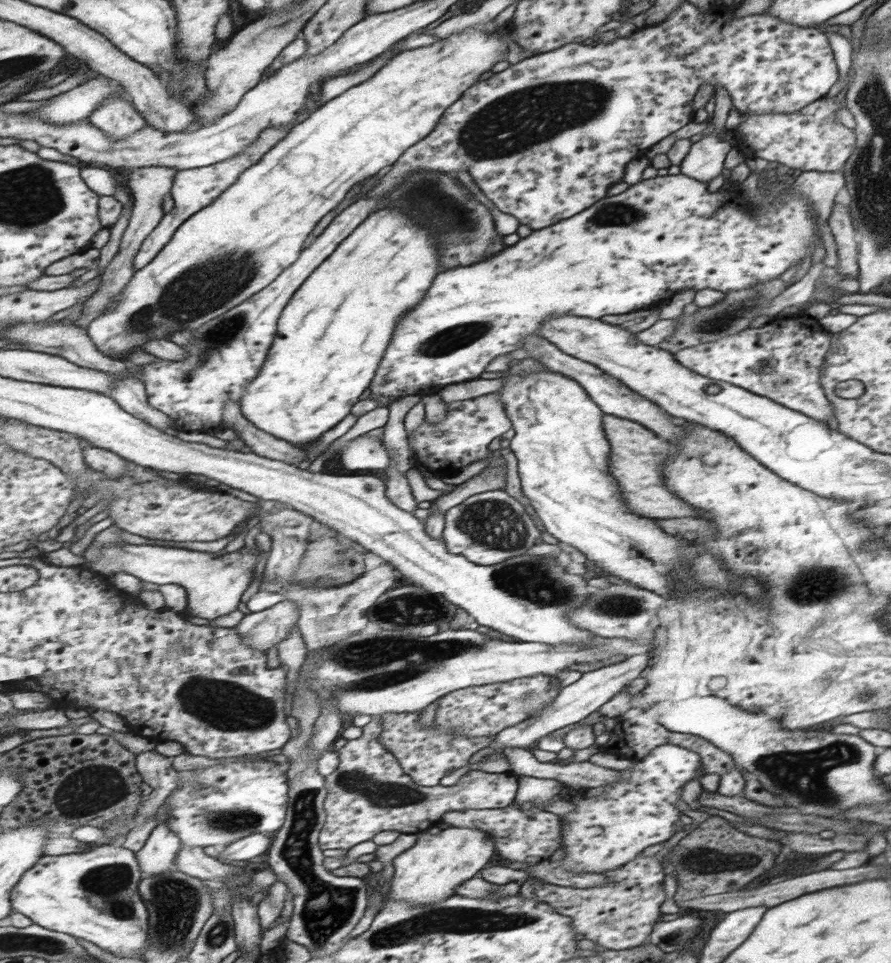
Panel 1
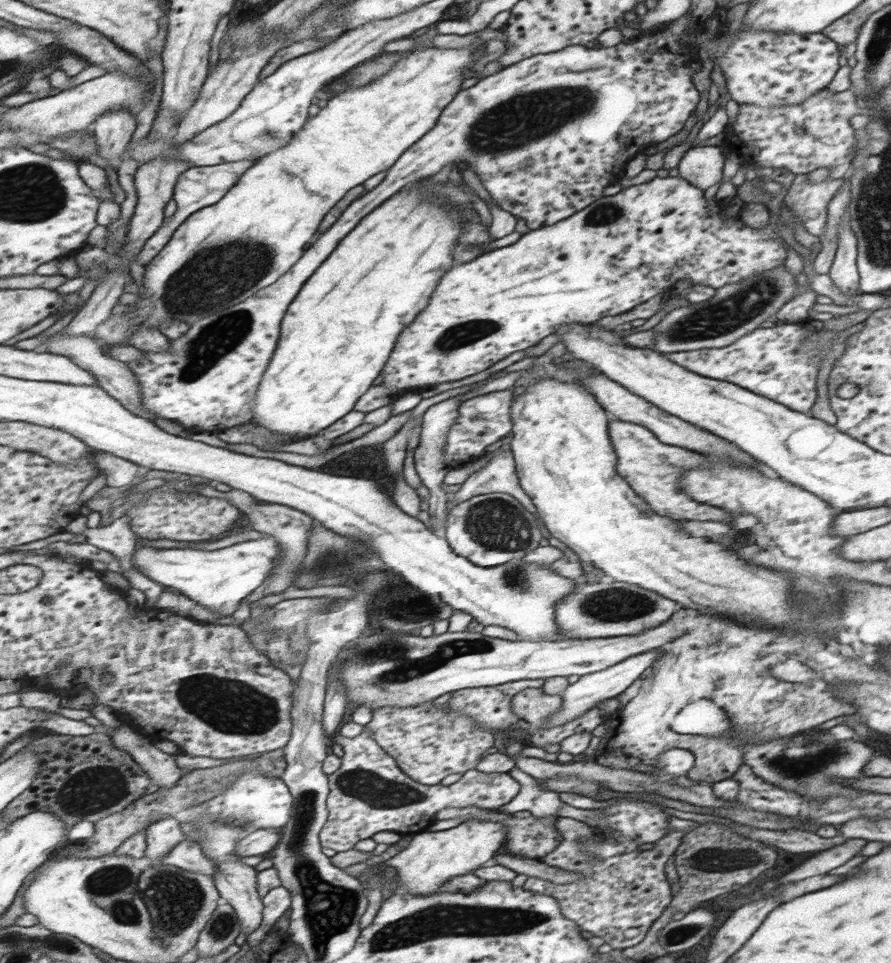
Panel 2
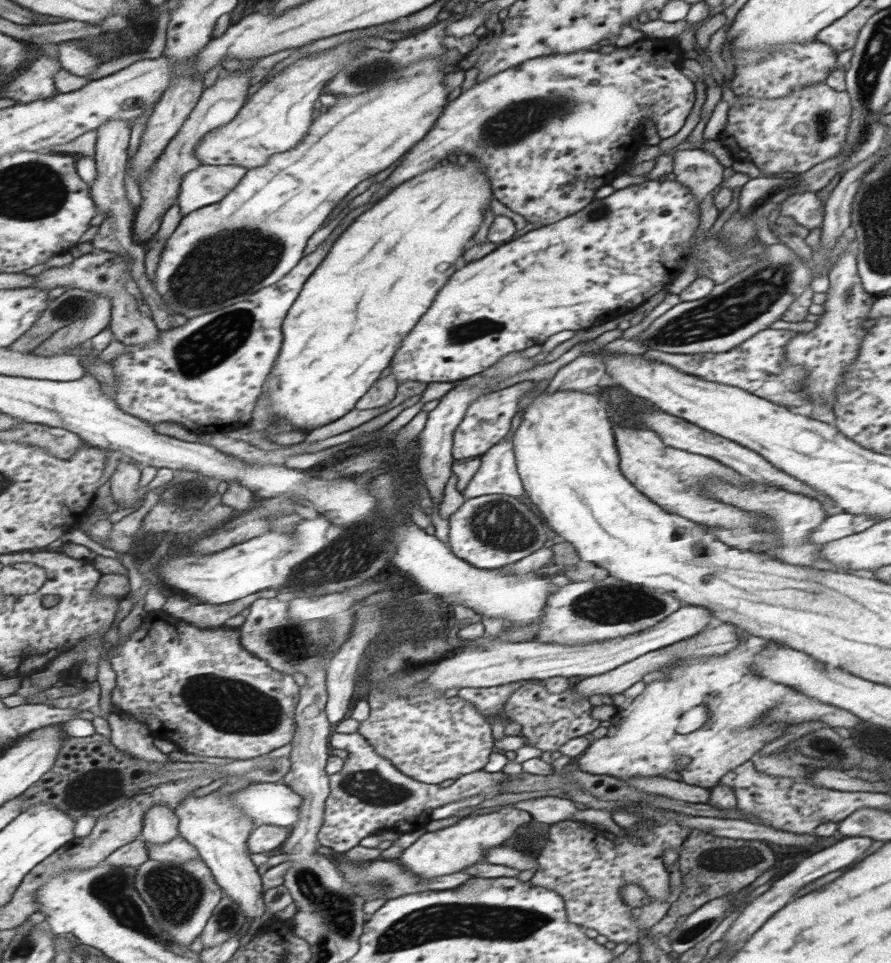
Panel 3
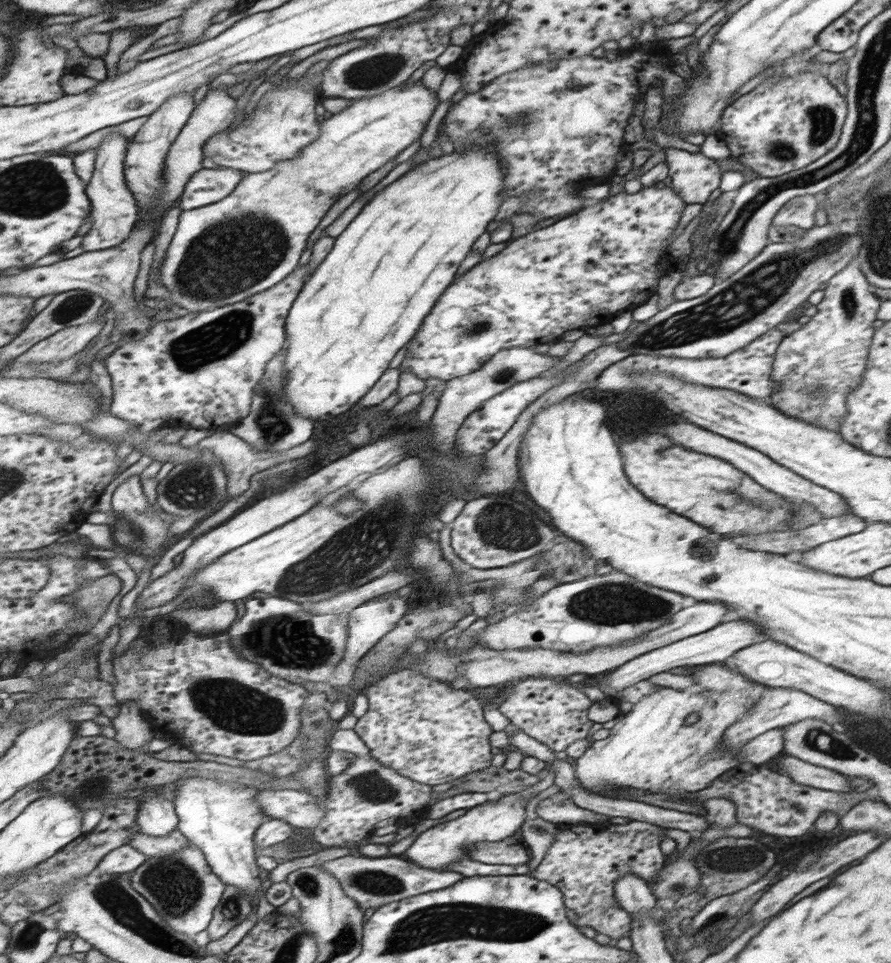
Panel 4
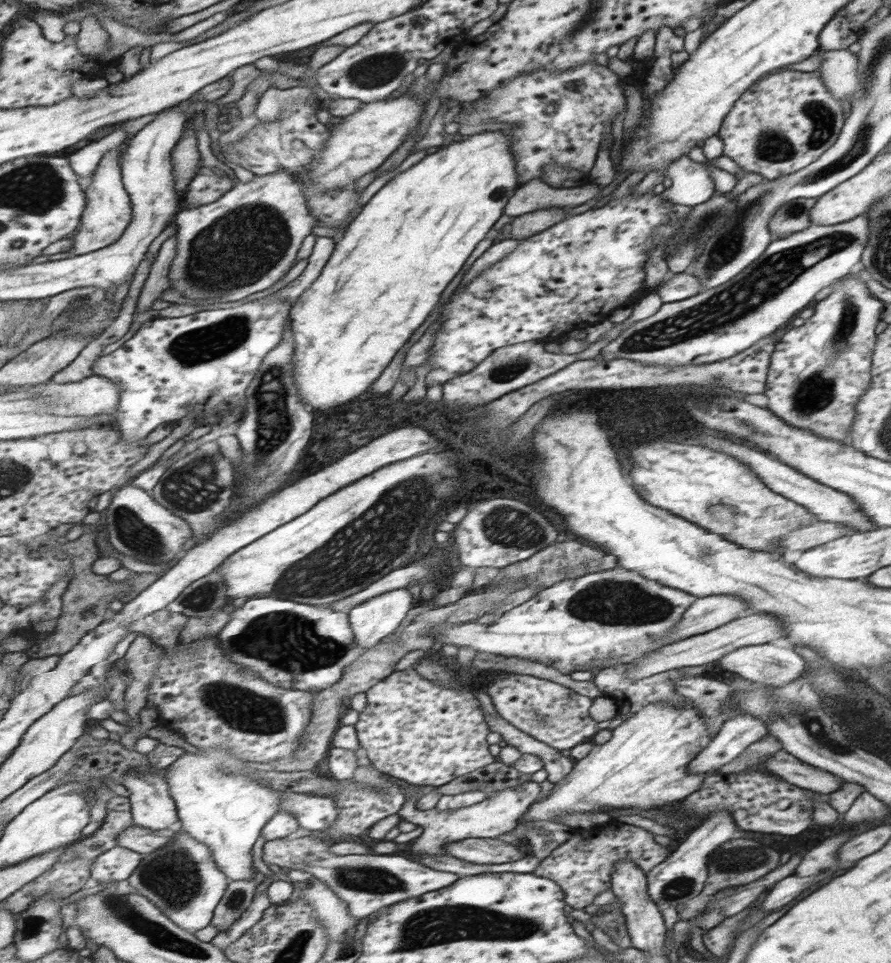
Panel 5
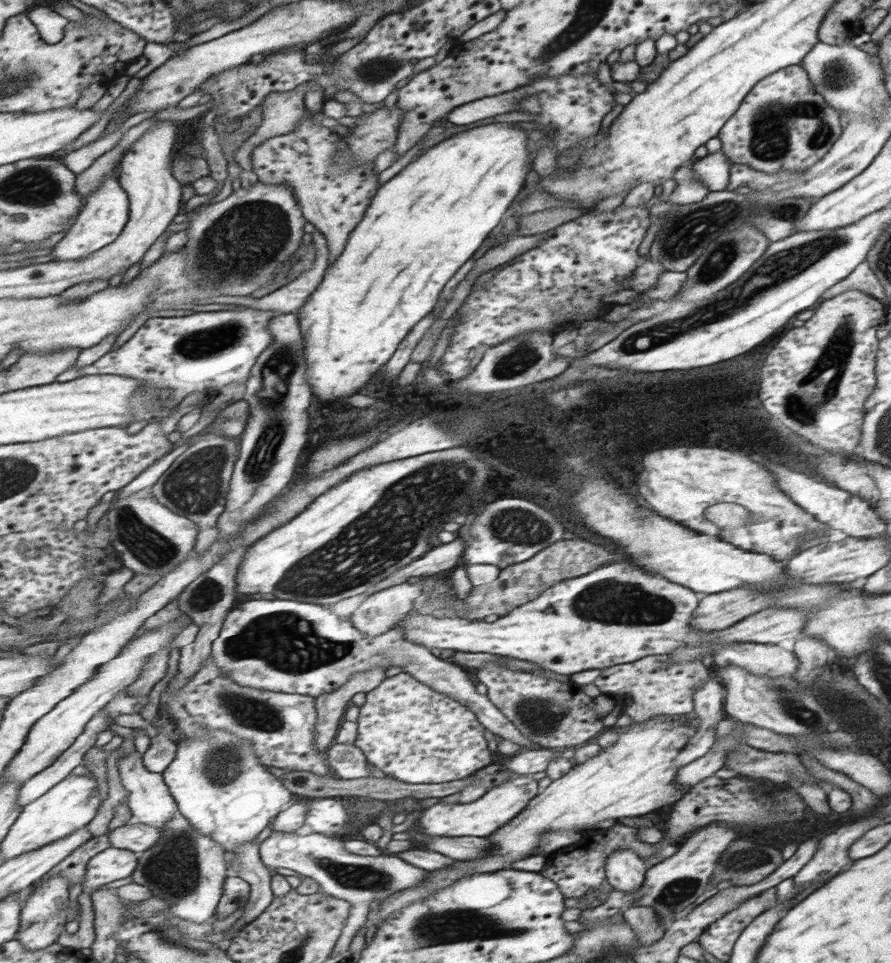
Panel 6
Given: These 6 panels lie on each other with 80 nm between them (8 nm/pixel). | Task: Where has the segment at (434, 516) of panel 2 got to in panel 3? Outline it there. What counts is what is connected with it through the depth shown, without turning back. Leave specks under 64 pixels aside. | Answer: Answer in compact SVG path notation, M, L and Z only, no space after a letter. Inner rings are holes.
M519 351L505 354L501 361L495 362L489 369L485 369L482 373L475 374L472 377L456 381L455 386L448 390L440 403L429 412L429 419L426 427L419 436L420 455L418 459L419 476L425 482L432 500L435 500L439 506L439 502L443 500L443 489L447 479L451 476L451 463L453 461L453 436L454 430L466 415L467 407L474 402L475 399L490 393L495 385L501 383L505 379L509 379L515 375L525 373L533 368L533 362L529 358L523 358Z

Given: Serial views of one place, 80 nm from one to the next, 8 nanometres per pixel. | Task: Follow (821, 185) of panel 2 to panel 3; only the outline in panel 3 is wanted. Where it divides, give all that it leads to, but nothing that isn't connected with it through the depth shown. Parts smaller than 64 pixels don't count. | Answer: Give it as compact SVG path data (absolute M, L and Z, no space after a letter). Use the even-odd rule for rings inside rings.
M804 190L790 194L785 200L780 202L778 215L787 216L795 221L795 224L807 228L809 231L822 223L823 208L821 199L816 192Z

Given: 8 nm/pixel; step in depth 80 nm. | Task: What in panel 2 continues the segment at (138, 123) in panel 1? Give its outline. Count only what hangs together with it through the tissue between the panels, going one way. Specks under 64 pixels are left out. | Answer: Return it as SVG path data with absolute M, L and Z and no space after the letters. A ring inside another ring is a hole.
M110 110L102 114L93 124L93 132L99 145L100 156L111 162L116 170L122 156L137 130L137 118L128 110Z

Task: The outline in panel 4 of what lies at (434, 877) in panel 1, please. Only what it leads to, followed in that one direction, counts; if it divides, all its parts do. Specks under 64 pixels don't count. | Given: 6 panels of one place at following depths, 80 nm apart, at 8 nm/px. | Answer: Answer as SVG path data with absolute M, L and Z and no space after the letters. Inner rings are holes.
M543 782L533 784L528 788L516 793L501 795L497 800L484 800L477 806L466 809L464 814L455 820L441 822L439 826L434 826L431 830L426 830L416 838L414 843L406 850L404 857L412 863L417 862L423 868L432 868L435 870L445 870L453 859L466 857L466 850L479 842L497 842L497 840L507 839L511 836L521 824L525 814L525 806L530 796L538 794L543 790Z

